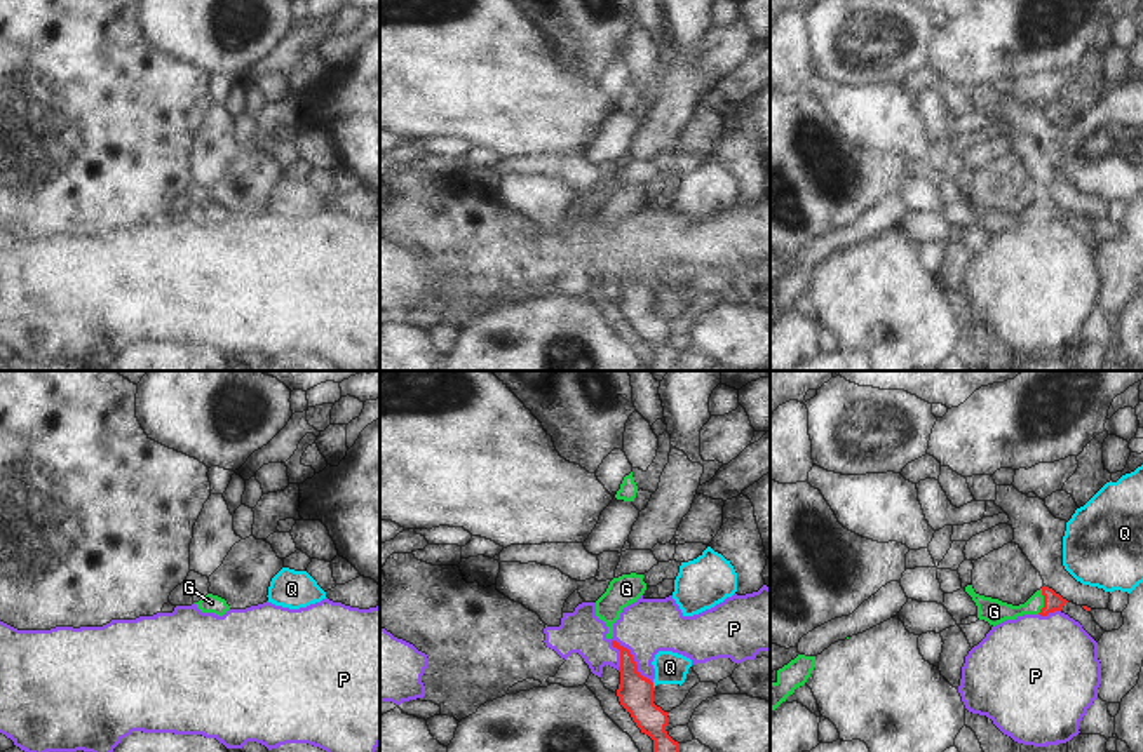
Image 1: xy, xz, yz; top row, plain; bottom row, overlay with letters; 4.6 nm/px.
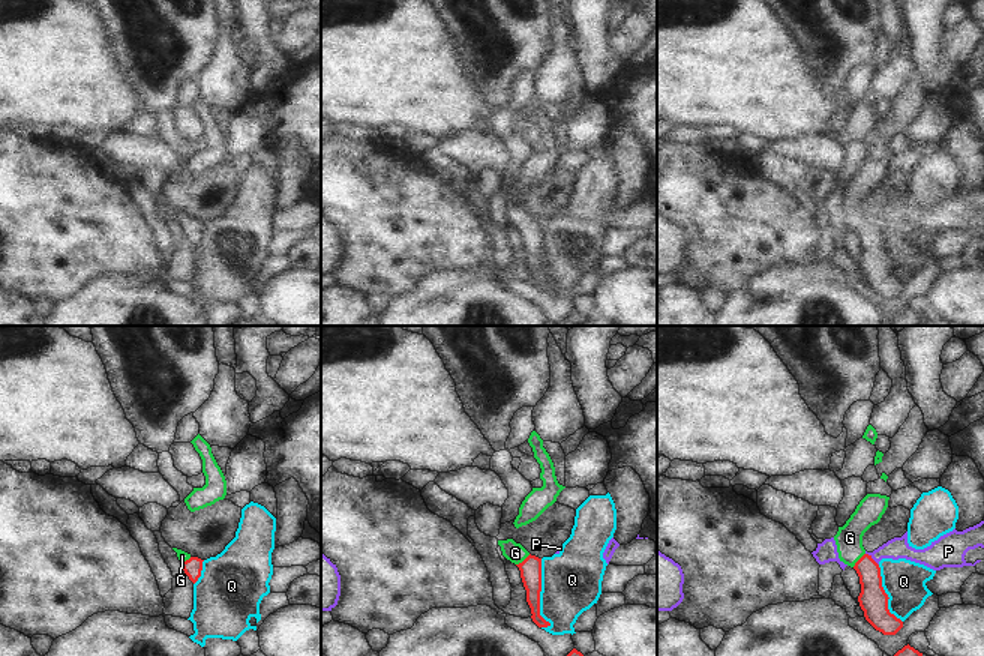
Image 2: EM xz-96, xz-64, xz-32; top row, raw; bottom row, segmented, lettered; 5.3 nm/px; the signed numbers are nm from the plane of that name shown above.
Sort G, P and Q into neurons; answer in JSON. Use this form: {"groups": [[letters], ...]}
{"groups": [["G"], ["P"], ["Q"]]}

